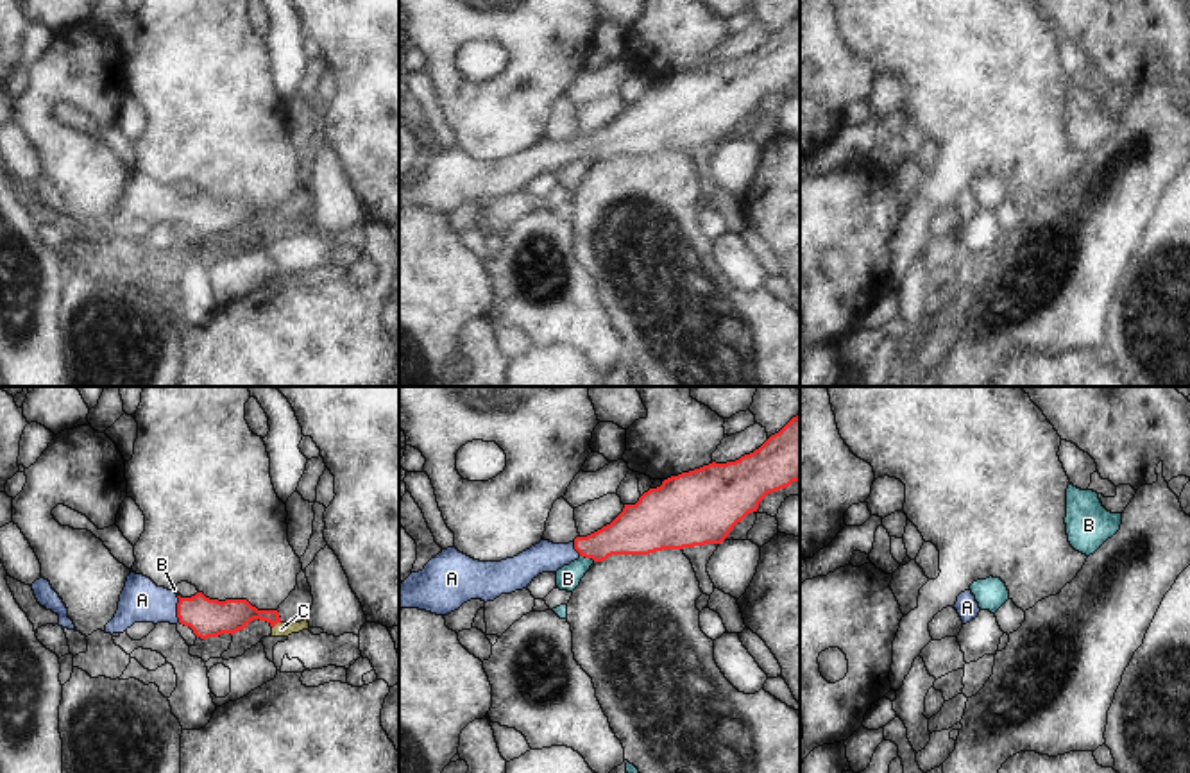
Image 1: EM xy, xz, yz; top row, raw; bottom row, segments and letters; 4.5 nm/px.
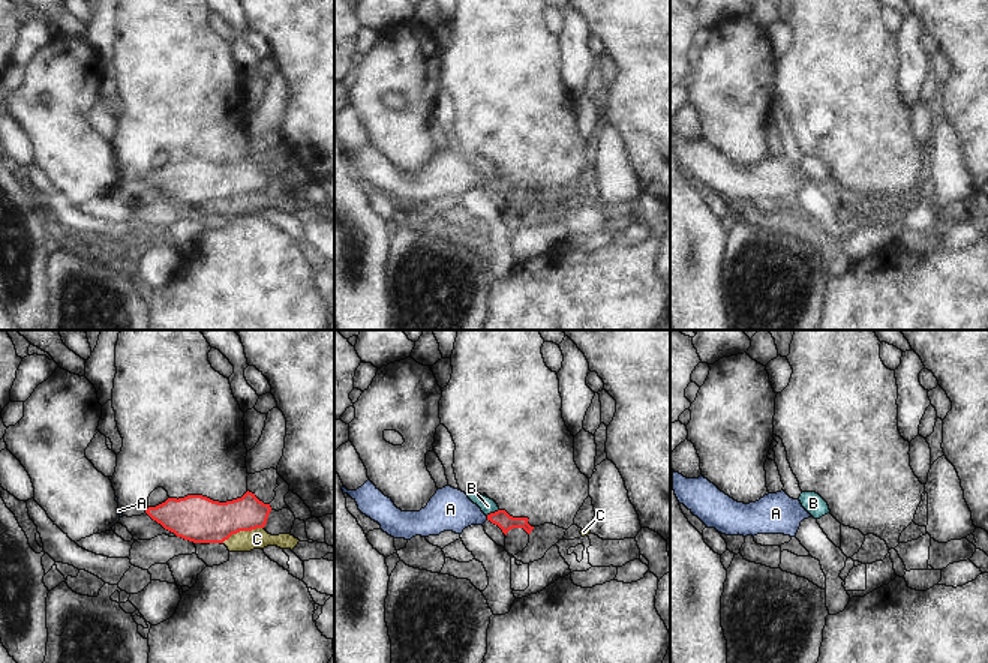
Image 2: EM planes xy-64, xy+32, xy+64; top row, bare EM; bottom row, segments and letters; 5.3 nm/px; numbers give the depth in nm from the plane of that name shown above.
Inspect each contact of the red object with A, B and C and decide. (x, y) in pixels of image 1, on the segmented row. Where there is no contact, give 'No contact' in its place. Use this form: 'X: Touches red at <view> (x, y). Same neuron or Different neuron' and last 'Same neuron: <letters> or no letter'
A: Touches red at xy (178, 609). Same neuron
B: Touches red at xz (587, 557). Different neuron
C: Touches red at xy (276, 623). Different neuron
Same neuron: A.

